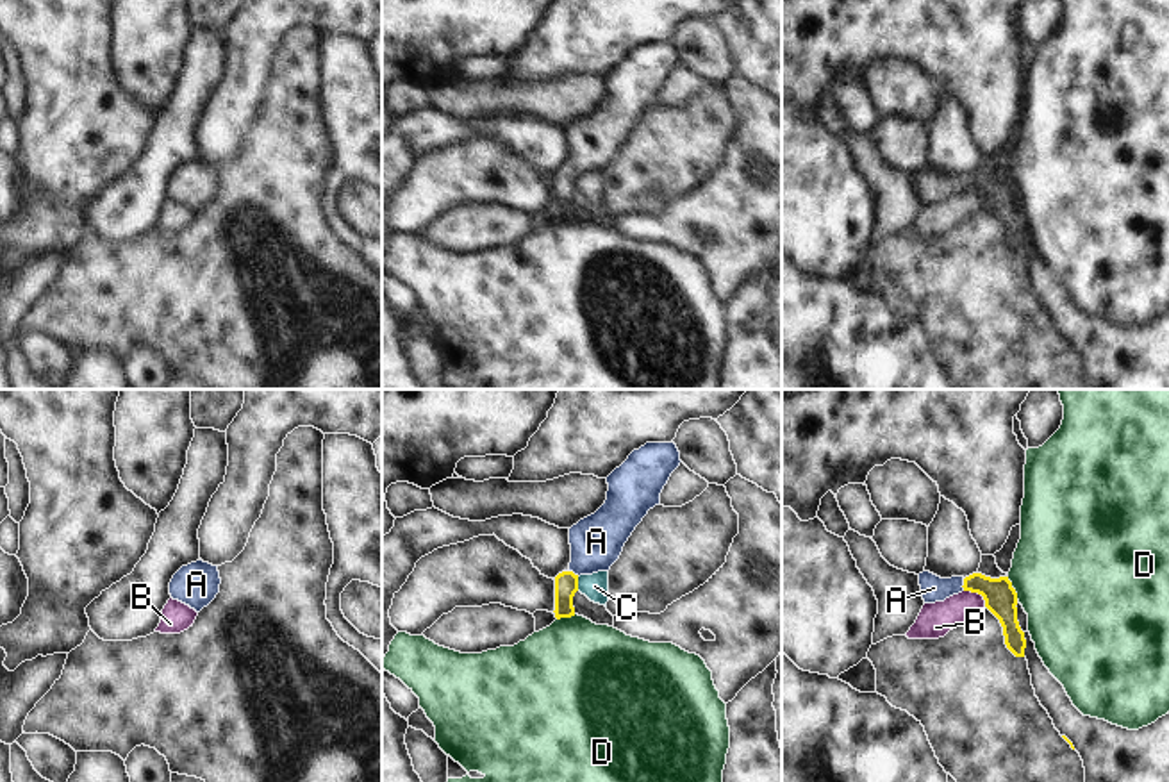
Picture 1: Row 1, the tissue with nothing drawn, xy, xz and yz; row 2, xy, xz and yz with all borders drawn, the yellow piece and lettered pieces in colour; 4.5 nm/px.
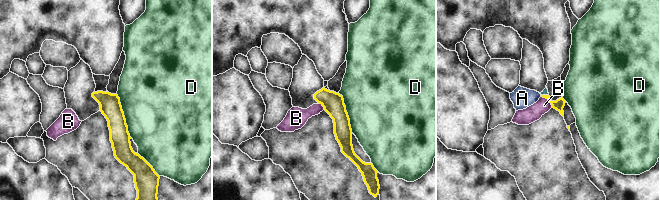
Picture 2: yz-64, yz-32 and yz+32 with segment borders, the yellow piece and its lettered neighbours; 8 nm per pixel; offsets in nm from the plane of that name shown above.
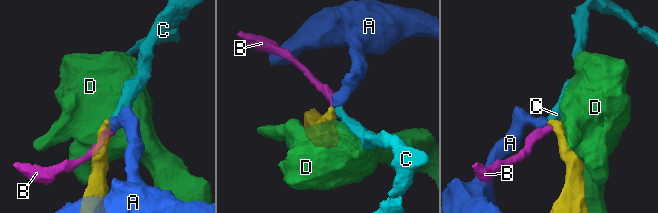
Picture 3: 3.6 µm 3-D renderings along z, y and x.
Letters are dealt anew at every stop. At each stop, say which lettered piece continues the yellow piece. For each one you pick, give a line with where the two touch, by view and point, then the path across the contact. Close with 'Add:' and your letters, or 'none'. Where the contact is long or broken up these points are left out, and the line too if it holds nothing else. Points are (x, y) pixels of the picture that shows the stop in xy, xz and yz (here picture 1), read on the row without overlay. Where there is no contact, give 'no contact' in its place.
A: contact yz (964, 184); way yz (1000, 197), (982, 184), (964, 184), (934, 188)
Add: A

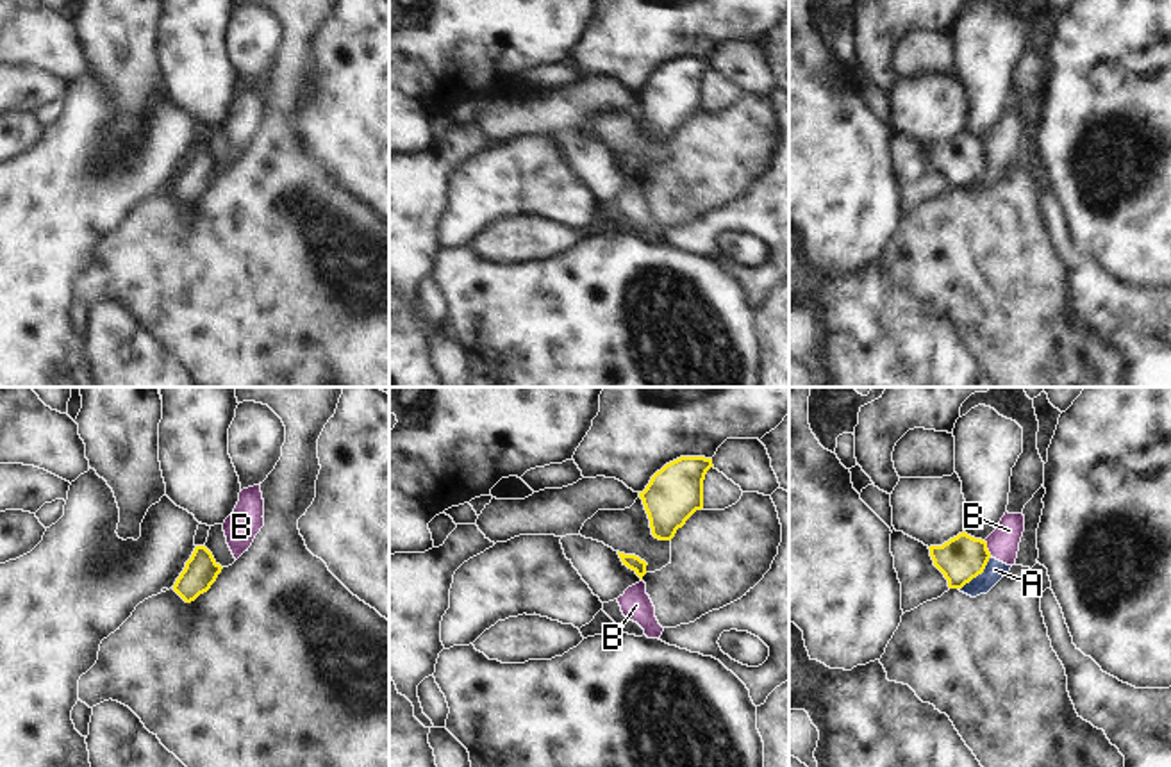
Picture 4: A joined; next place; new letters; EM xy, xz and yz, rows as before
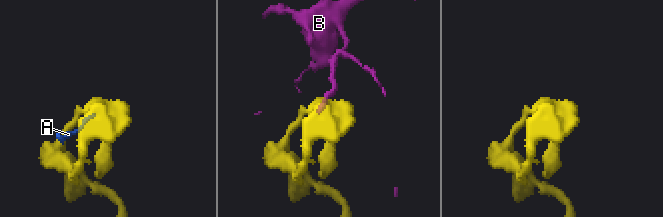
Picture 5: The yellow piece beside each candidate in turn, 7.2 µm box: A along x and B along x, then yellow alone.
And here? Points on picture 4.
Add: none

